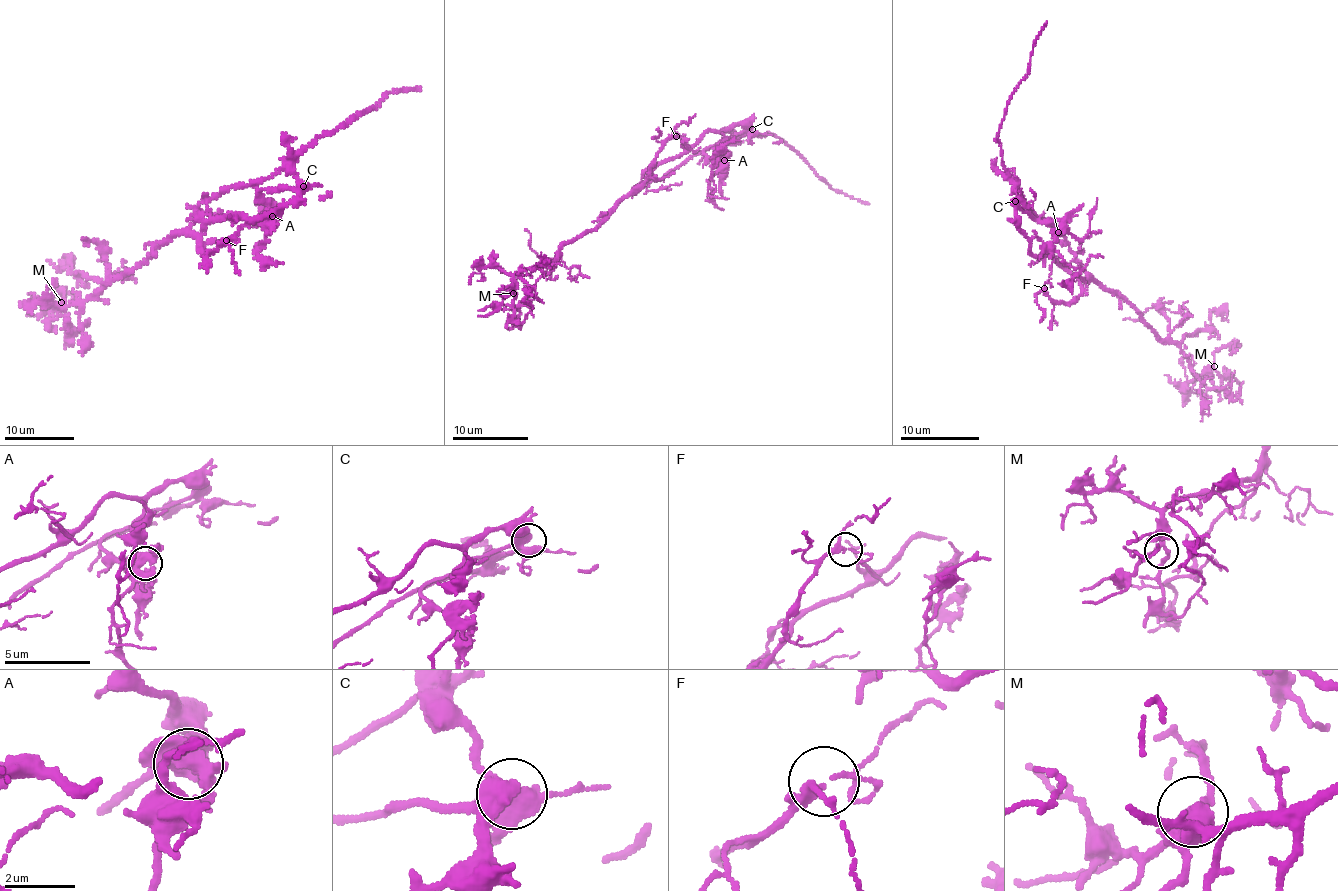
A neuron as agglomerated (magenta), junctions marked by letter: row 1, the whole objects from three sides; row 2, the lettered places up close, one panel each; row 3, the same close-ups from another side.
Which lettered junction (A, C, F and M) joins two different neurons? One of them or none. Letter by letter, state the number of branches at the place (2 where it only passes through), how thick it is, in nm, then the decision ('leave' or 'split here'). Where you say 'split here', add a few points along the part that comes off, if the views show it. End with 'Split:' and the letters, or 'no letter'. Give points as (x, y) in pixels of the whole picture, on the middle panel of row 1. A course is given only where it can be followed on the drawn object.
A: 3 branches meet; 480 nm thick; split here; foreign part runs (723, 160), (721, 169), (710, 180), (709, 187), (711, 199), (723, 210)
C: 4 branches meet; 400 nm thick; leave
F: 3 branches meet; 190 nm thick; leave
M: 3 branches meet; 220 nm thick; leave
Split: A

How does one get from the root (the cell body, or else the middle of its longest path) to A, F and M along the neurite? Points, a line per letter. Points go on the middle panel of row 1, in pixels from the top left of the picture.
A: (651, 181), (641, 185), (648, 170), (686, 154), (710, 131), (722, 135), (718, 145), (726, 153), (723, 160)
F: (651, 181), (641, 185), (646, 171), (651, 175), (651, 163), (659, 148), (676, 136)
M: (651, 181), (641, 183), (618, 203), (603, 223), (564, 245), (554, 260), (520, 272), (514, 277), (513, 293)

